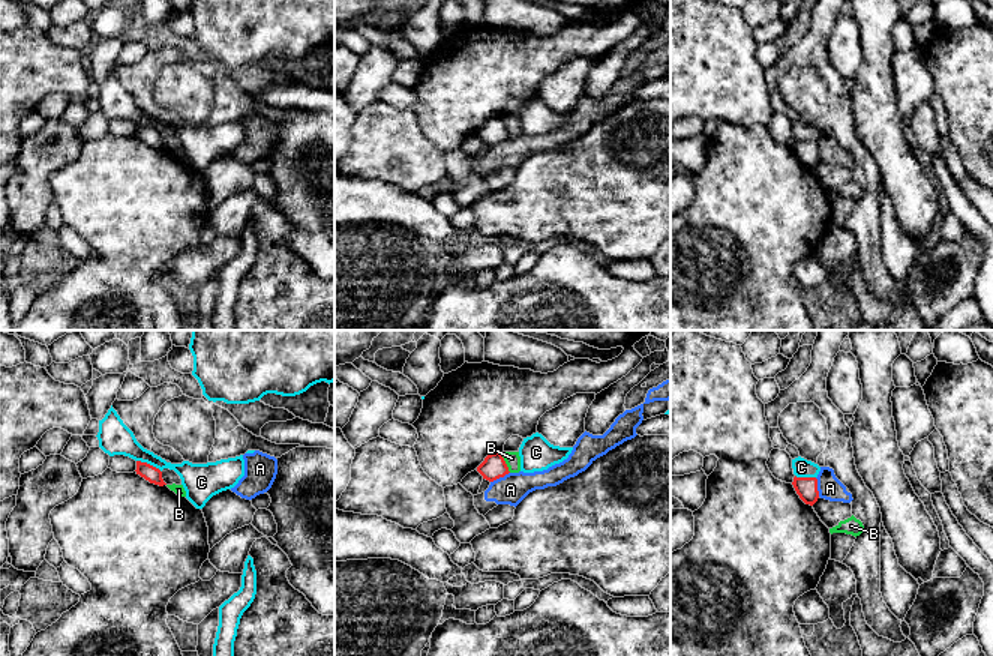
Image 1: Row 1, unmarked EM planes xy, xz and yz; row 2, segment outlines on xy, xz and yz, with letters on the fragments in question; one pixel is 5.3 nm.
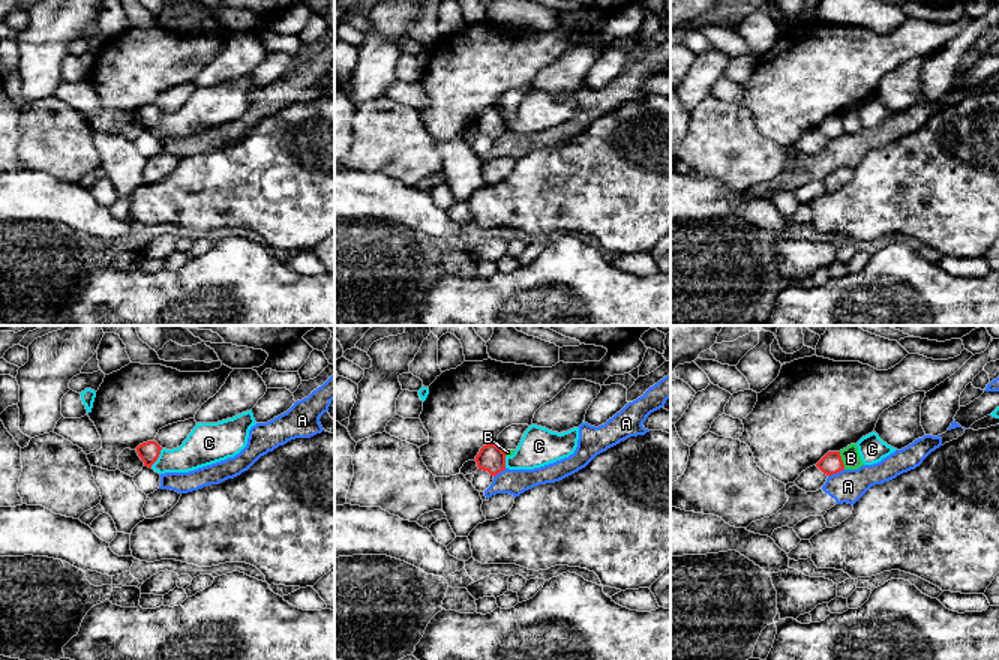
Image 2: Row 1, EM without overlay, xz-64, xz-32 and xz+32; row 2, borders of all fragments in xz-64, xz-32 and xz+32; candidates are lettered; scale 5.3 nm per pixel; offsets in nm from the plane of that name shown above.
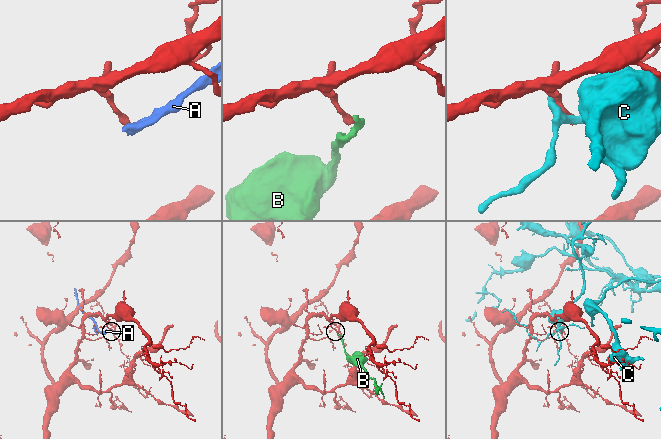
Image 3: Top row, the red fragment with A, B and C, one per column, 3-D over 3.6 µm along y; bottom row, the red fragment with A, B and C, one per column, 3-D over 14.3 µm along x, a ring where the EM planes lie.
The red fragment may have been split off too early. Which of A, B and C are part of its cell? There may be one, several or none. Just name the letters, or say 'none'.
none

